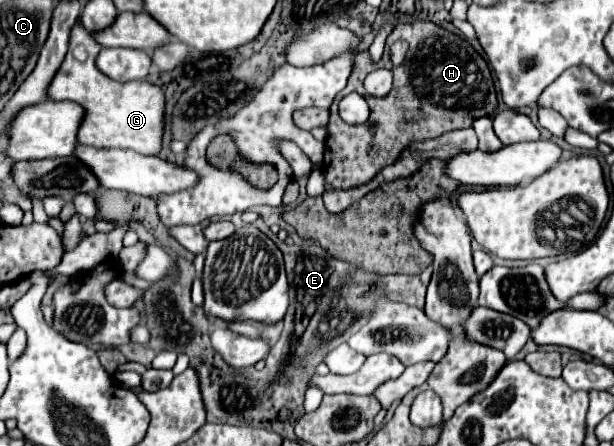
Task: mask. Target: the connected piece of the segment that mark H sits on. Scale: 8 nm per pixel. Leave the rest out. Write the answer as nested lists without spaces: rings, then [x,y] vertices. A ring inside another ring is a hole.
[[[416,21],[416,23],[396,25],[396,29],[386,39],[386,51],[384,51],[384,57],[380,63],[372,63],[370,57],[356,57],[348,85],[344,87],[344,95],[348,95],[352,91],[360,93],[368,101],[368,105],[372,109],[372,115],[370,115],[372,121],[368,121],[364,125],[356,125],[356,127],[346,125],[346,123],[342,123],[342,119],[338,115],[340,101],[336,99],[332,103],[330,123],[328,123],[328,139],[326,139],[326,151],[324,151],[324,175],[326,175],[326,189],[328,191],[330,189],[352,189],[352,187],[364,185],[366,181],[372,181],[384,167],[396,163],[402,157],[402,151],[406,151],[412,143],[434,139],[434,137],[440,137],[442,133],[454,131],[454,129],[472,127],[472,123],[478,117],[490,117],[498,109],[494,81],[492,81],[488,63],[482,59],[482,55],[466,39],[434,25],[432,21]],[[398,39],[408,41],[408,53],[406,53],[404,63],[400,67],[392,69],[388,51],[392,47],[392,43]],[[378,67],[388,67],[394,71],[394,87],[392,87],[390,95],[386,95],[382,99],[368,95],[362,85],[364,77]]]

